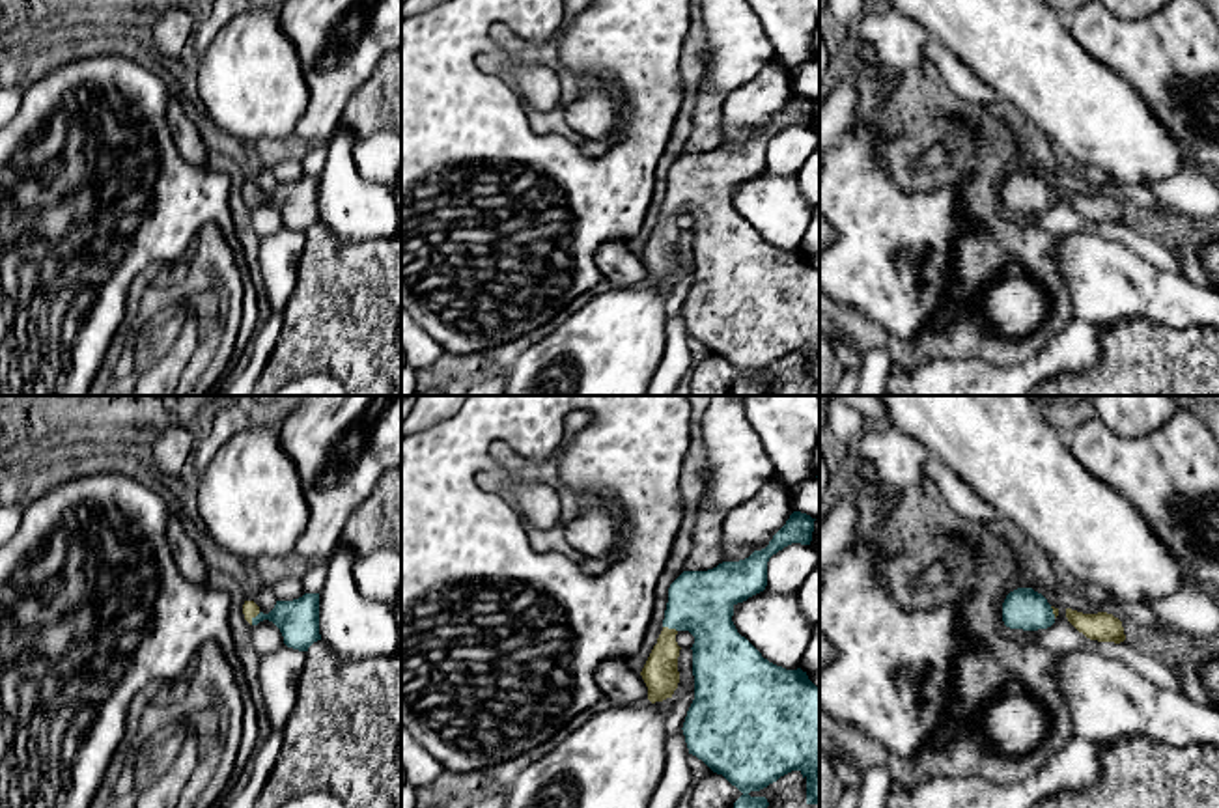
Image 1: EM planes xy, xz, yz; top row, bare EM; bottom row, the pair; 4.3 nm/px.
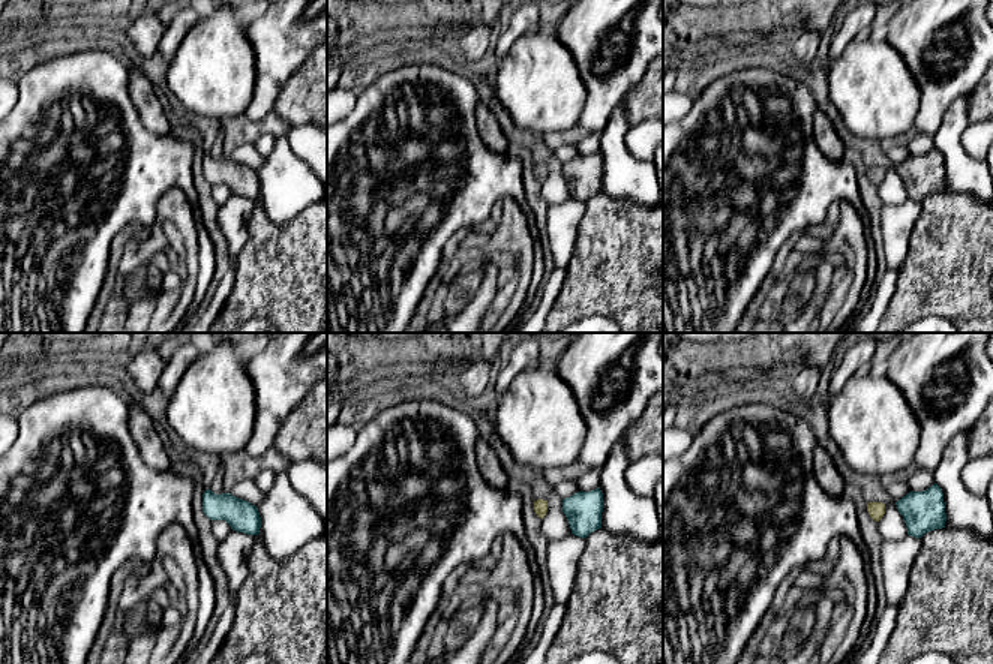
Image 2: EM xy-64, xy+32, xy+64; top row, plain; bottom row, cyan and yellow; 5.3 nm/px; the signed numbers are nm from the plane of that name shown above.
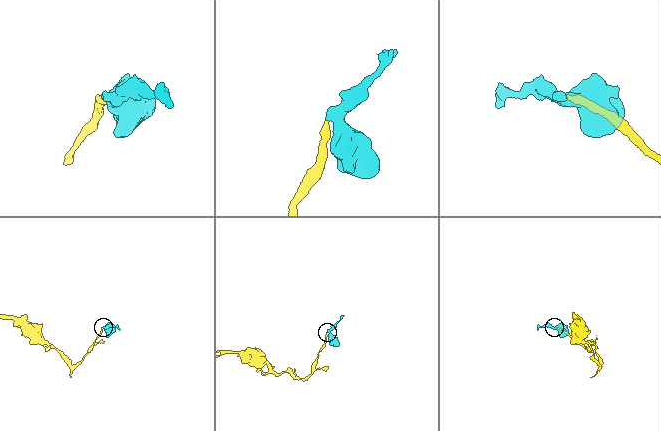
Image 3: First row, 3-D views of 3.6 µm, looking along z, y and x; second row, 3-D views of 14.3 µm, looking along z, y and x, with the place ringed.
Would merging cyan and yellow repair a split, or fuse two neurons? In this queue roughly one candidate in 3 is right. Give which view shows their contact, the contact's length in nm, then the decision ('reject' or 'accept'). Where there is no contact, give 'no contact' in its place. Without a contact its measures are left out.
xy | 70 nm | accept

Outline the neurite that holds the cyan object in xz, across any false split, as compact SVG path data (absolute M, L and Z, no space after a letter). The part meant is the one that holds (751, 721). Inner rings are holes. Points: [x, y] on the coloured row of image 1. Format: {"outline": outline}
{"outline": "M793 511L786 524L773 536L769 545L754 550L739 562L722 562L708 571L683 571L668 588L668 603L663 620L663 631L653 646L640 676L648 687L652 704L672 698L680 683L678 657L680 646L676 634L689 631L693 644L694 700L683 722L683 735L689 754L702 759L713 773L722 774L743 795L734 808L767 808L765 797L750 797L780 776L799 771L806 780L806 804L820 804L820 687L816 687L801 668L786 670L762 657L762 653L737 633L732 616L737 603L760 593L767 586L767 562L773 554L792 543L810 545L814 521L810 515Z"}

